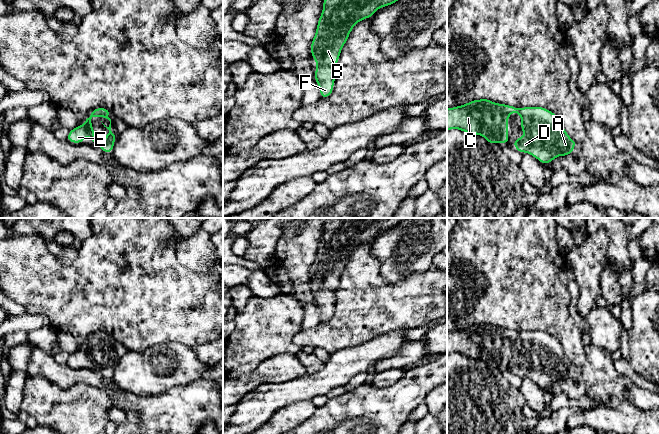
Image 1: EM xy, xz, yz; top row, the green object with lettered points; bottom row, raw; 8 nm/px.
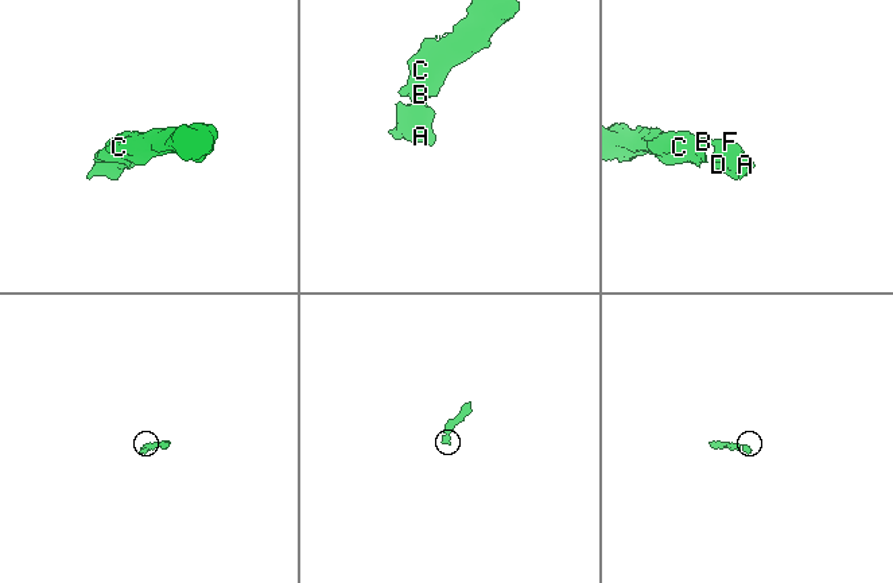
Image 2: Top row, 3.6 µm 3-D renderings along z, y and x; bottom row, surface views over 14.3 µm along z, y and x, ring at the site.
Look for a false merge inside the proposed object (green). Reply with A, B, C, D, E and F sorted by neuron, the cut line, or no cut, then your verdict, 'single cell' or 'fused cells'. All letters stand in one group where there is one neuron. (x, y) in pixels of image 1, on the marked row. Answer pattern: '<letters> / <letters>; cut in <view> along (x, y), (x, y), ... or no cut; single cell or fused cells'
A B C D E F; no cut; single cell

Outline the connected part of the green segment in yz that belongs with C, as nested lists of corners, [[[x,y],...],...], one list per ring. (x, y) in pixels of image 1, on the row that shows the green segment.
[[[488,99],[473,100],[463,106],[447,109],[447,130],[460,129],[468,134],[482,135],[490,144],[510,143],[508,138],[508,117],[510,113],[519,113],[522,120],[521,129],[524,137],[513,142],[520,152],[528,152],[542,164],[550,163],[557,156],[573,153],[576,141],[566,133],[560,118],[544,107],[516,108],[505,104],[494,103]]]

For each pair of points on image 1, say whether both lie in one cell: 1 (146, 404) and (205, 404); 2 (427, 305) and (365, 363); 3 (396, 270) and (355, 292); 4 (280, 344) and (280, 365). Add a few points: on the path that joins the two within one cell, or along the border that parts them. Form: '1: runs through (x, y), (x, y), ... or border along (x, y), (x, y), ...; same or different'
1: runs through (161, 404), (190, 404); same
2: border along (404, 328), (396, 328), (380, 335); different
3: border along (373, 255), (386, 281), (405, 277); different
4: border along (295, 354), (275, 354), (266, 358), (259, 365); different

